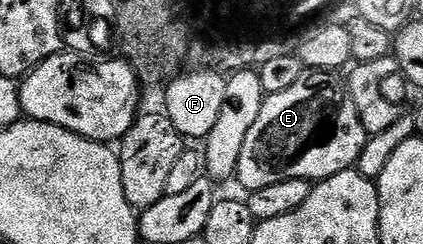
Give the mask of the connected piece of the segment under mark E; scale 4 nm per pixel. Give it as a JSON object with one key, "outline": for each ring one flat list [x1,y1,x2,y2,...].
{"outline":[[311,70,302,75,296,85,284,89,284,93,268,95,262,102,260,117,248,129,248,137,244,137,244,150,240,153,240,165,236,183,246,187,247,192,264,189,264,185,276,185,276,181,292,181,308,179,321,181,341,171,351,170,365,149,368,136,360,121,360,113,356,113,356,101,352,101,349,90,329,71]]}

